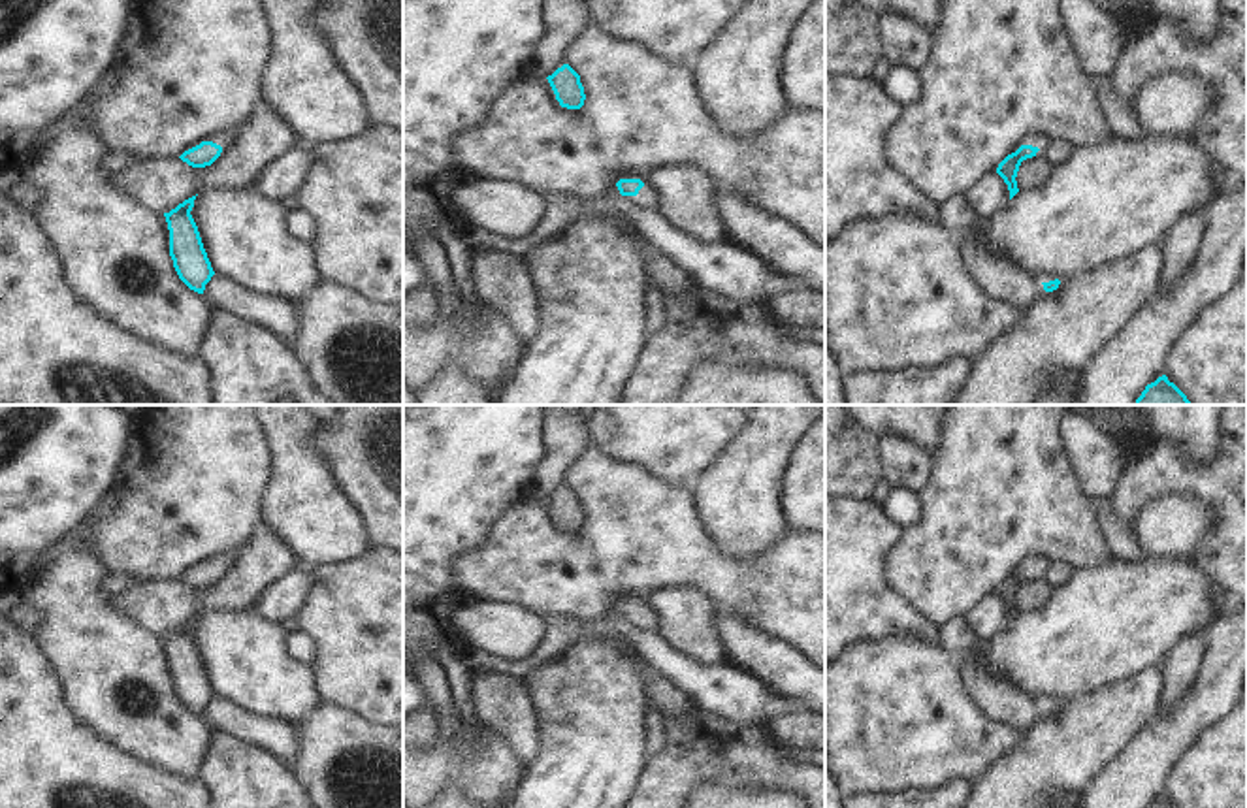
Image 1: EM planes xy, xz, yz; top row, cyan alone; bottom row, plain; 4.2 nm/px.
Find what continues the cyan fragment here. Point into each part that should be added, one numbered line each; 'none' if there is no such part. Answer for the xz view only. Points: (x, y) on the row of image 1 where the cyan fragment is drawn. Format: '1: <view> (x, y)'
1: xz (643, 196)

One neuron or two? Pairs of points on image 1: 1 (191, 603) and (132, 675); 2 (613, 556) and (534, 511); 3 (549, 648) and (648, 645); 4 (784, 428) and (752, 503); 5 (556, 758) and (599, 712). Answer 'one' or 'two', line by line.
1: two
2: one
3: one
4: one
5: one

